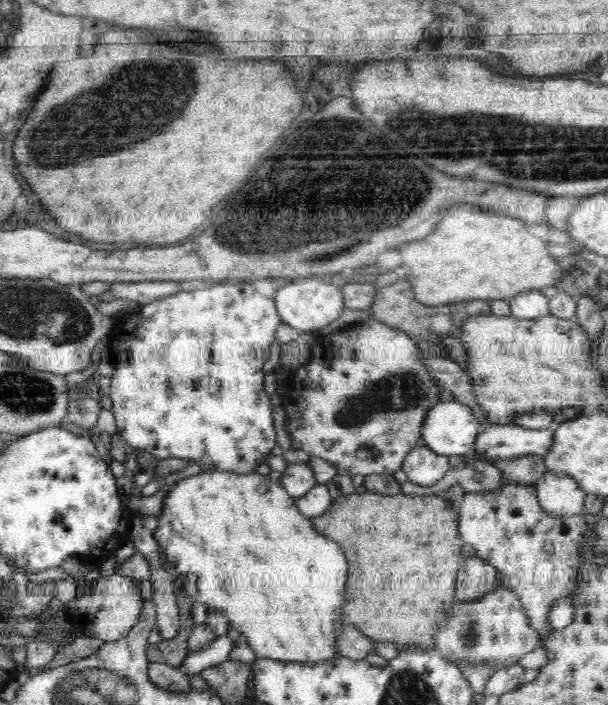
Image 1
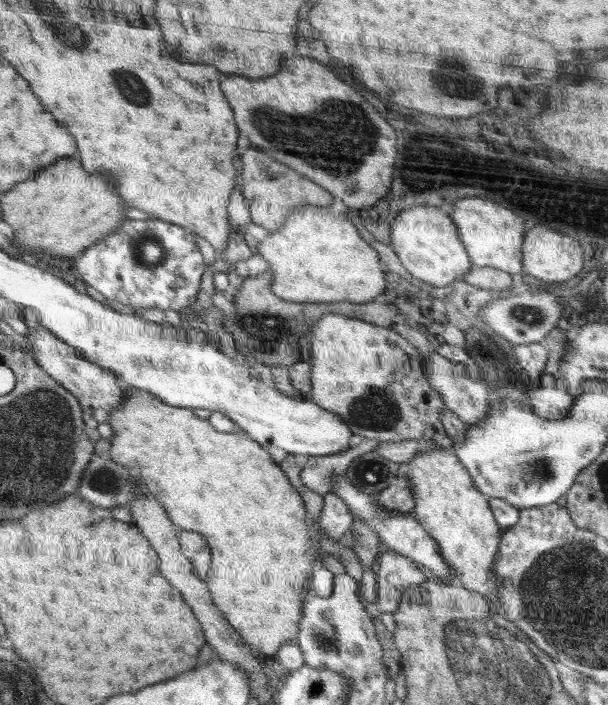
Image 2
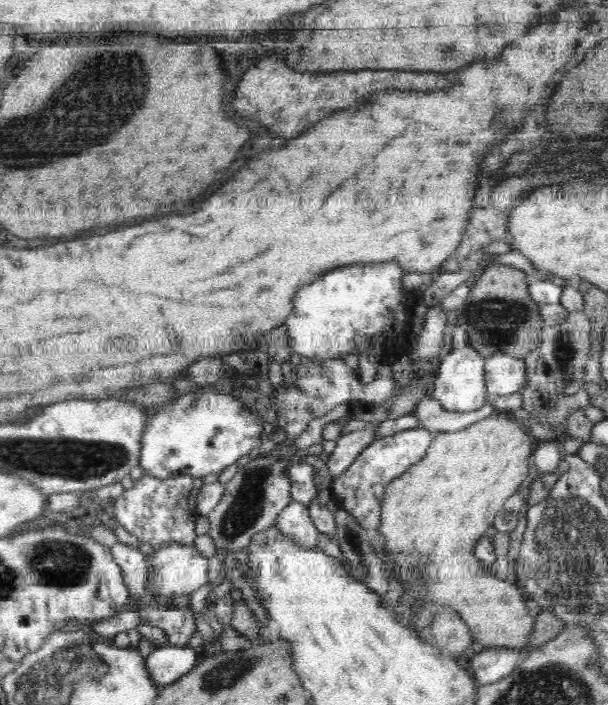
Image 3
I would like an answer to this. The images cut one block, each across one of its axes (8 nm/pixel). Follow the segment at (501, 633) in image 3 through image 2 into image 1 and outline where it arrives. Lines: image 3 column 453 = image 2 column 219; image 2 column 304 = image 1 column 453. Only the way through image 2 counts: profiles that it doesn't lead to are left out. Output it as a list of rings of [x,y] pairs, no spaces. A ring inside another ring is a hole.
[[[367,491],[364,493],[352,493],[344,498],[338,498],[324,512],[322,516],[316,516],[309,519],[312,522],[314,530],[322,534],[328,539],[336,541],[342,548],[344,554],[348,558],[348,580],[346,580],[346,598],[344,598],[344,606],[340,607],[340,623],[353,626],[354,629],[360,630],[364,636],[374,639],[376,642],[394,643],[398,650],[432,649],[434,648],[434,636],[438,632],[437,622],[443,621],[449,614],[447,610],[454,603],[456,579],[458,576],[458,568],[463,561],[464,549],[458,533],[459,515],[454,510],[452,502],[445,498],[445,493],[436,497],[410,497],[400,492],[395,496],[383,496],[382,494]]]

